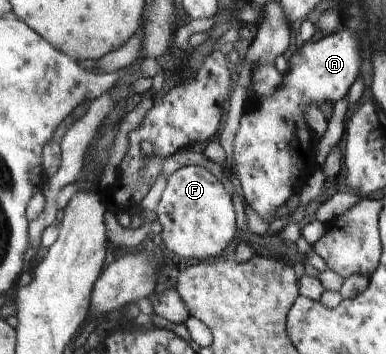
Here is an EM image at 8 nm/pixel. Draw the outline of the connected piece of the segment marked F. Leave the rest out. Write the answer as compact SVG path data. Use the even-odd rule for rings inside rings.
M184 166L167 177L155 214L162 226L160 233L165 246L185 259L203 260L205 256L221 254L237 230L231 196L215 175L201 166Z

